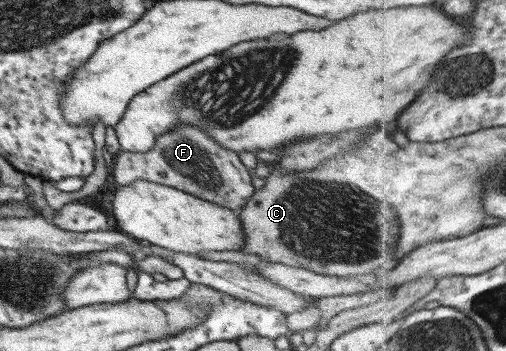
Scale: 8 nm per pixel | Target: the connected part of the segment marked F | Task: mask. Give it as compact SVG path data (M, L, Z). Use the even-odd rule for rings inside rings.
M180 124L161 134L155 143L156 146L144 154L118 153L111 172L116 184L128 186L137 180L147 180L177 188L230 210L245 205L255 193L252 174L240 161L239 154L222 148L204 129Z

